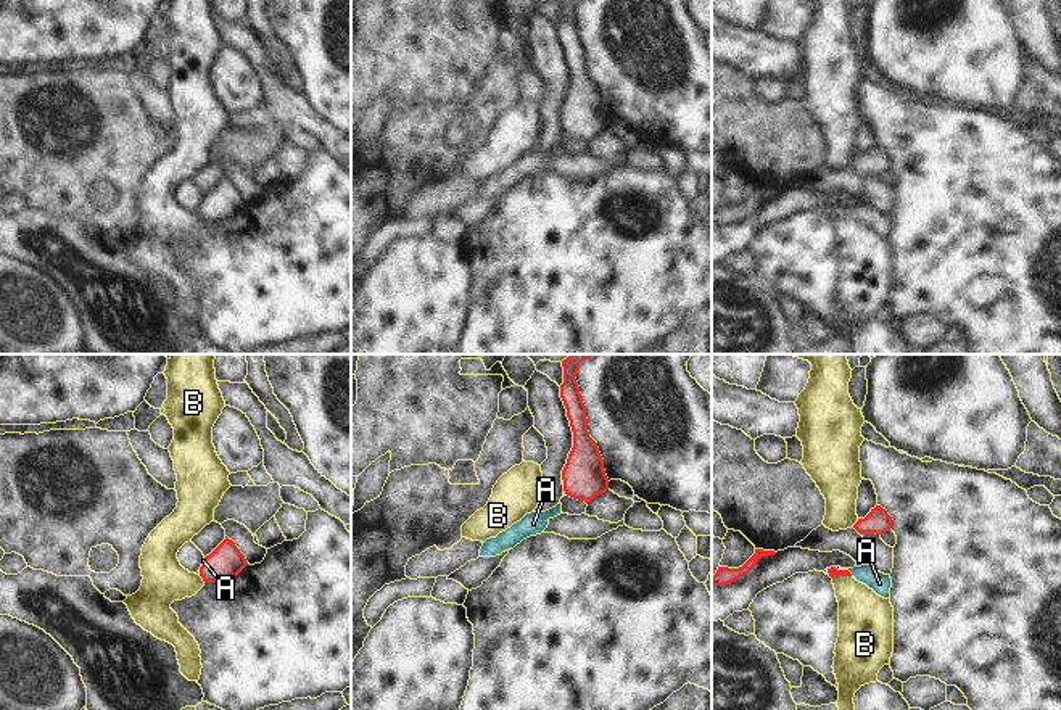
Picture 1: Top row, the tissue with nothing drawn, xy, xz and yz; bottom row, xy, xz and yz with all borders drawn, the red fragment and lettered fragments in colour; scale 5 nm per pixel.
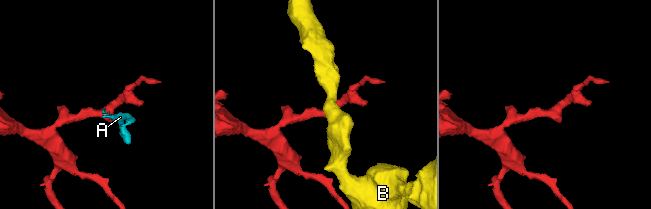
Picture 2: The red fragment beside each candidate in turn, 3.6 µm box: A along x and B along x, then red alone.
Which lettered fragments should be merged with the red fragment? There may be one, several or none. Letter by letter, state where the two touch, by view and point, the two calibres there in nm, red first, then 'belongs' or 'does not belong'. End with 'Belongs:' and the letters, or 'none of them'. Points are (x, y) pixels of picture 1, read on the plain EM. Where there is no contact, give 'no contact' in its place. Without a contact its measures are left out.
A: yz (844, 210) | 50/100 nm | belongs
B: yz (841, 214) | 50/280 nm | does not belong
Belongs: A

